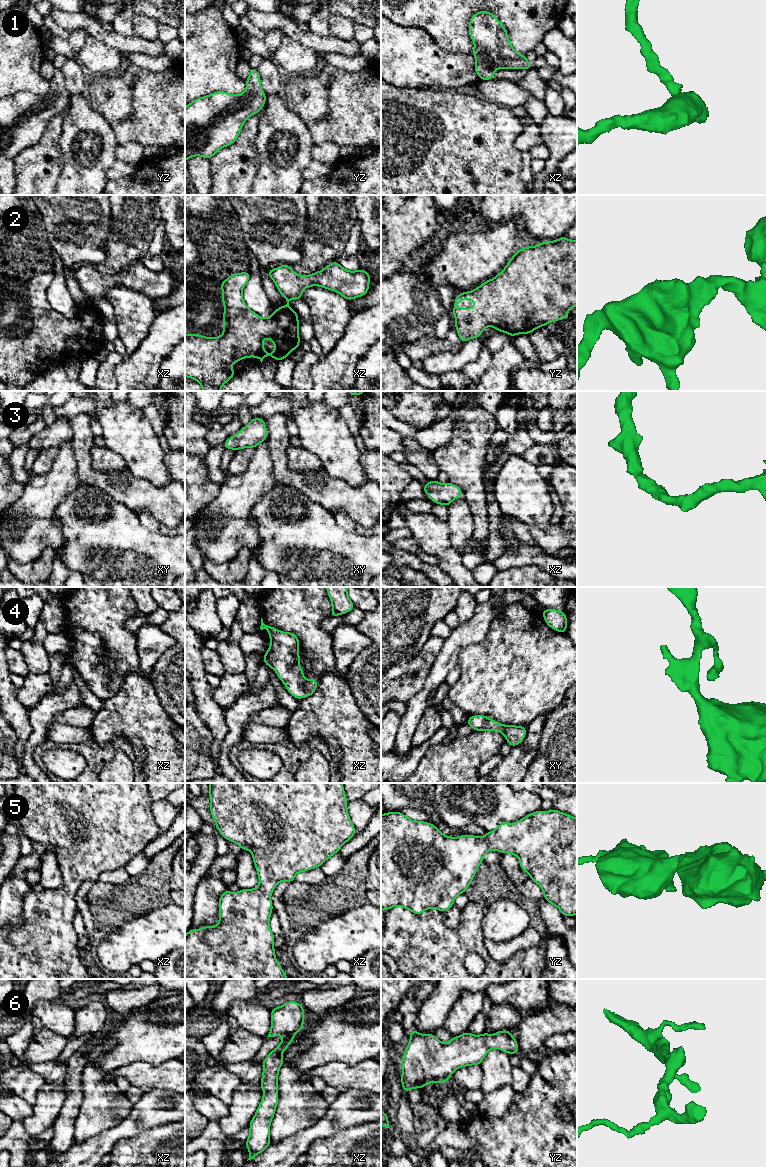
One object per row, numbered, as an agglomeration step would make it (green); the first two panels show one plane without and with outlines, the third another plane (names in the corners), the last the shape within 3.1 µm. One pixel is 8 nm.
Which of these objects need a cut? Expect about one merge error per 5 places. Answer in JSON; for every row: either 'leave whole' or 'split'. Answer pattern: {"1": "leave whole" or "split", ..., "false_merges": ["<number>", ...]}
{"1": "leave whole", "2": "leave whole", "3": "leave whole", "4": "leave whole", "5": "leave whole", "6": "leave whole", "false_merges": []}

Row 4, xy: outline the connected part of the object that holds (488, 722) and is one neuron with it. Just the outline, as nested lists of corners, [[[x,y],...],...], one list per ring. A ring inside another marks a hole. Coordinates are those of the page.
[[[484,715],[469,716],[466,723],[474,731],[500,731],[512,747],[520,744],[526,736],[526,727],[503,725]]]

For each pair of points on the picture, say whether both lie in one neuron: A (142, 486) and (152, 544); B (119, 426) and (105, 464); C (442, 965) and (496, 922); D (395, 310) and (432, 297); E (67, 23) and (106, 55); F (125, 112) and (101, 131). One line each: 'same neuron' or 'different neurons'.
A: different neurons
B: different neurons
C: different neurons
D: same neuron
E: different neurons
F: different neurons

